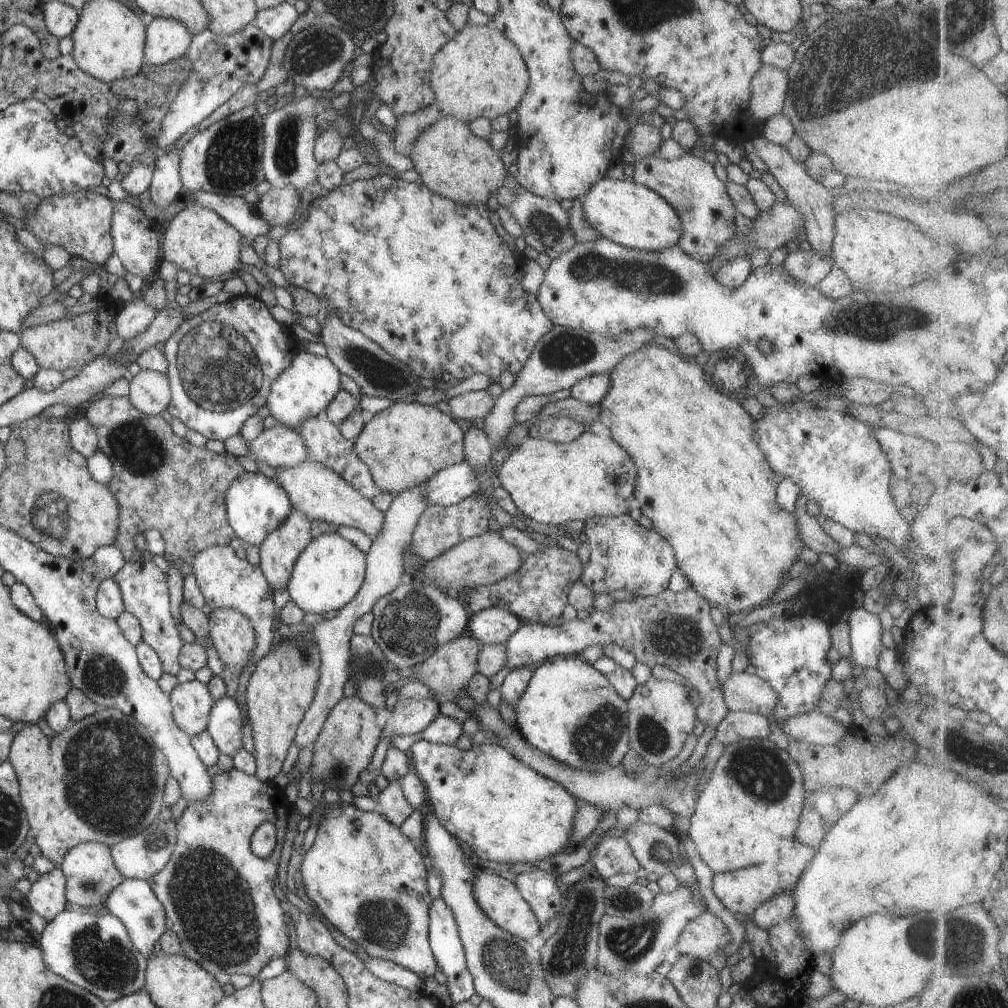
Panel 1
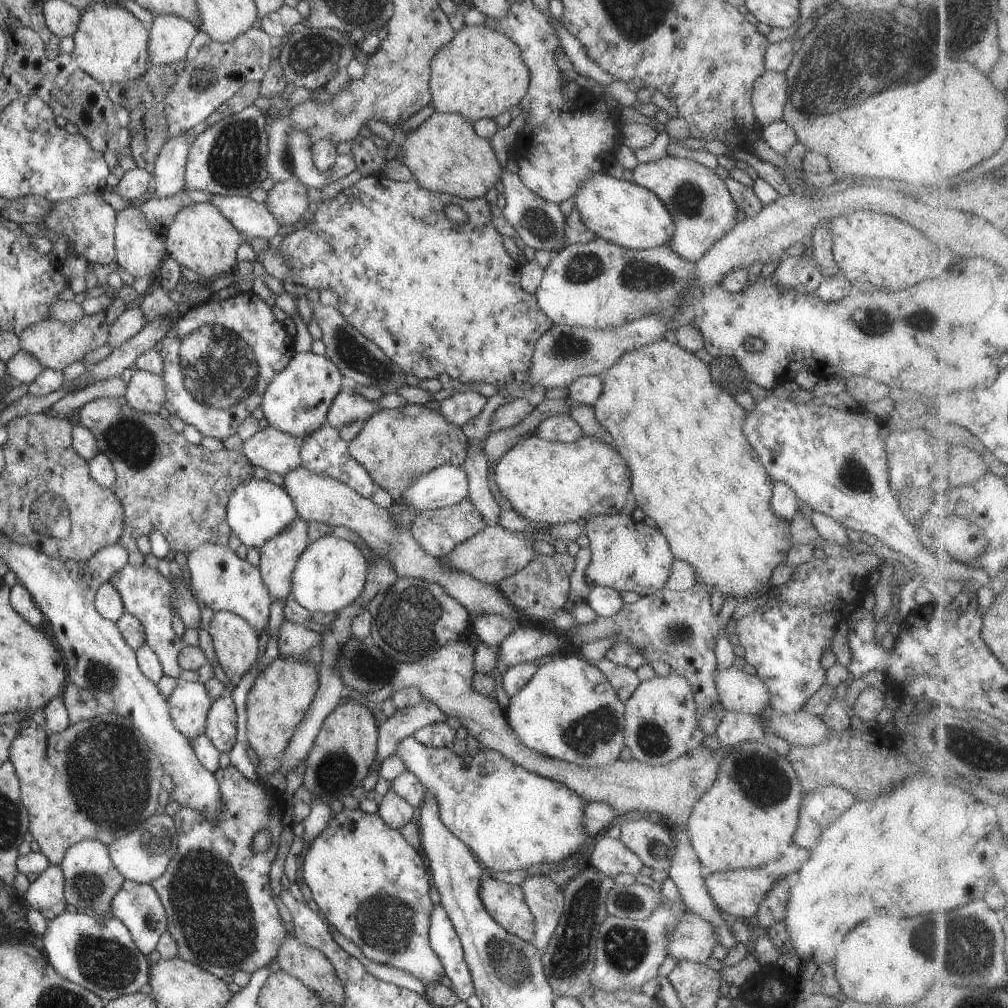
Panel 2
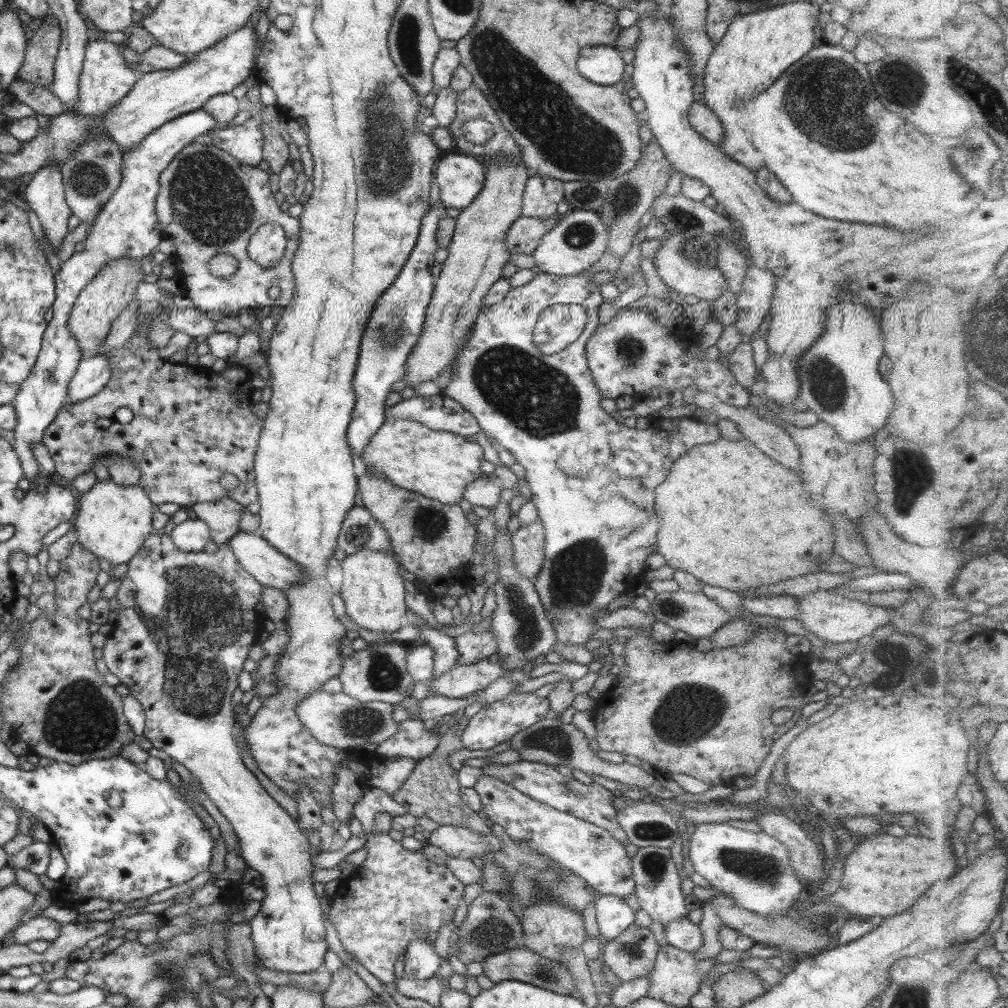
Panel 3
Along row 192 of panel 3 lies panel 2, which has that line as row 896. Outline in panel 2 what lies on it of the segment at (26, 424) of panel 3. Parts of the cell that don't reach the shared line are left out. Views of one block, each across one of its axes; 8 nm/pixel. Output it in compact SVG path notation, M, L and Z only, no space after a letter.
M124 880L111 900L110 914L127 928L135 947L145 957L156 948L158 939L166 932L167 916L155 890L150 884Z

